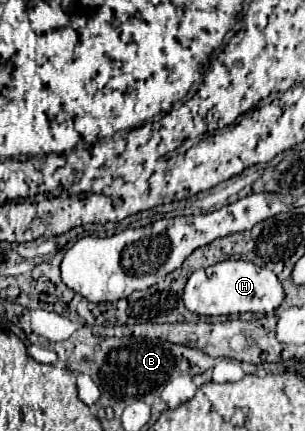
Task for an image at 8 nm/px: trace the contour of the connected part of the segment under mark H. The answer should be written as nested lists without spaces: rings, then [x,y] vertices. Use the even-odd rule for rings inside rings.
[[[221,261],[211,267],[195,271],[183,293],[183,303],[191,313],[217,317],[217,315],[239,315],[239,313],[271,313],[283,301],[283,287],[277,275],[249,261]]]

